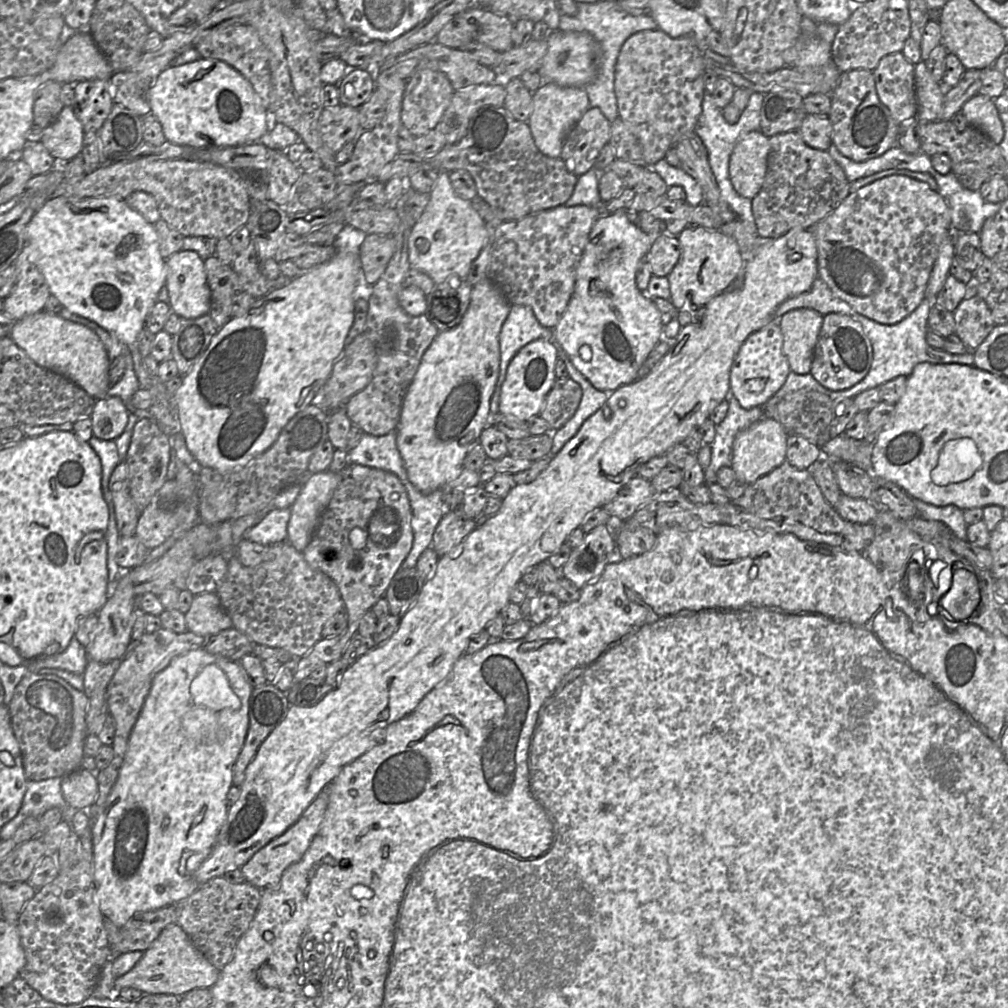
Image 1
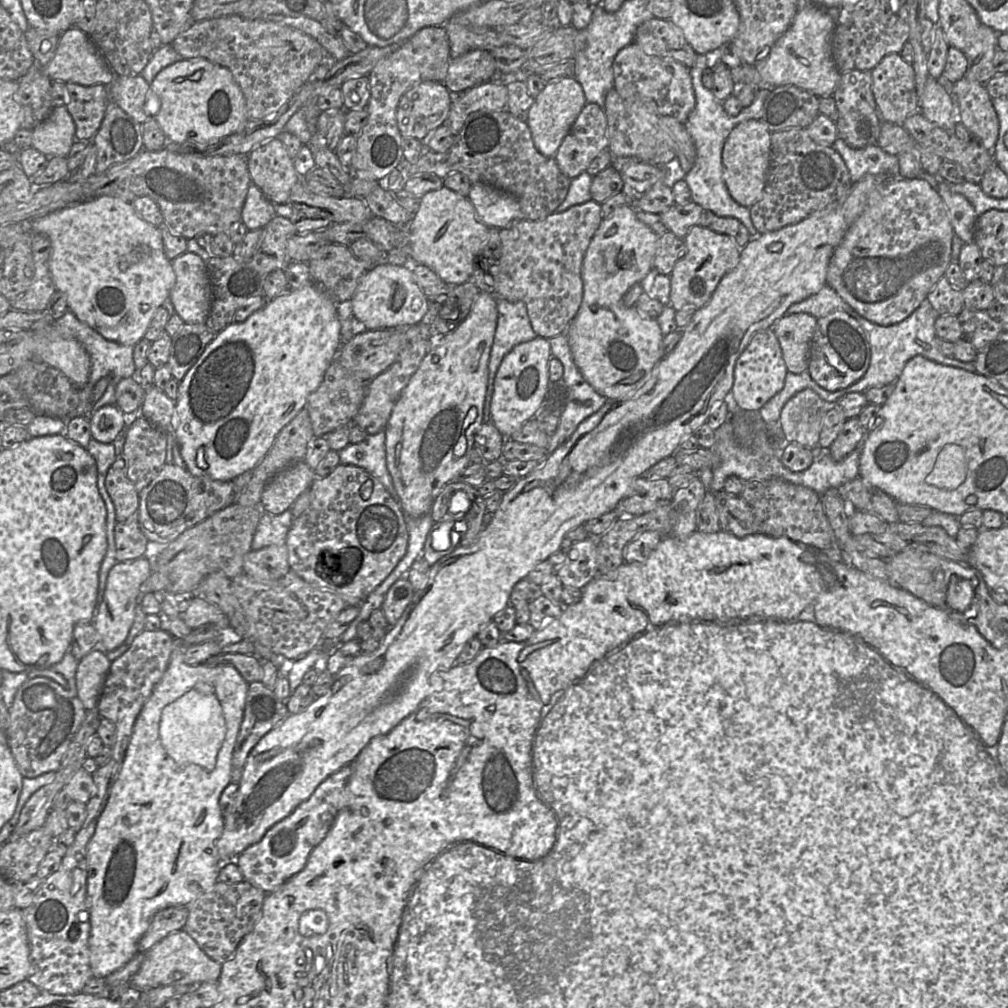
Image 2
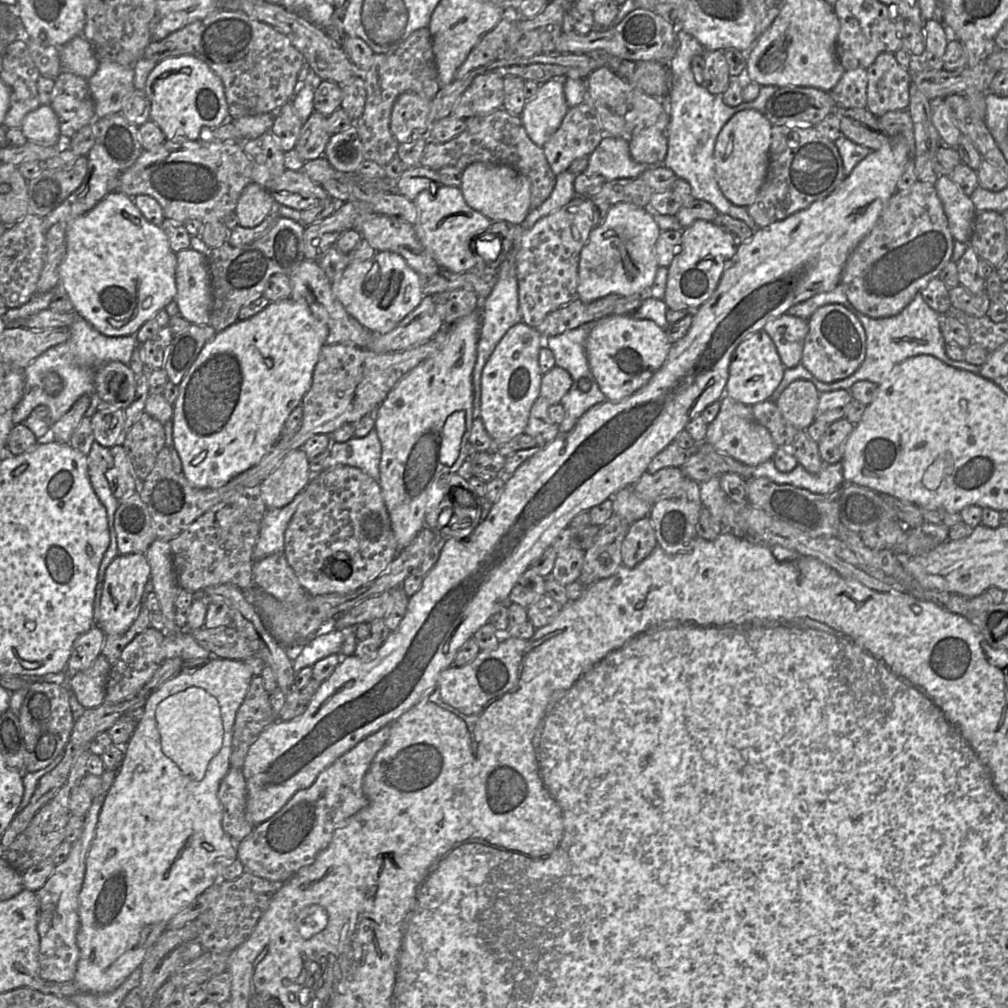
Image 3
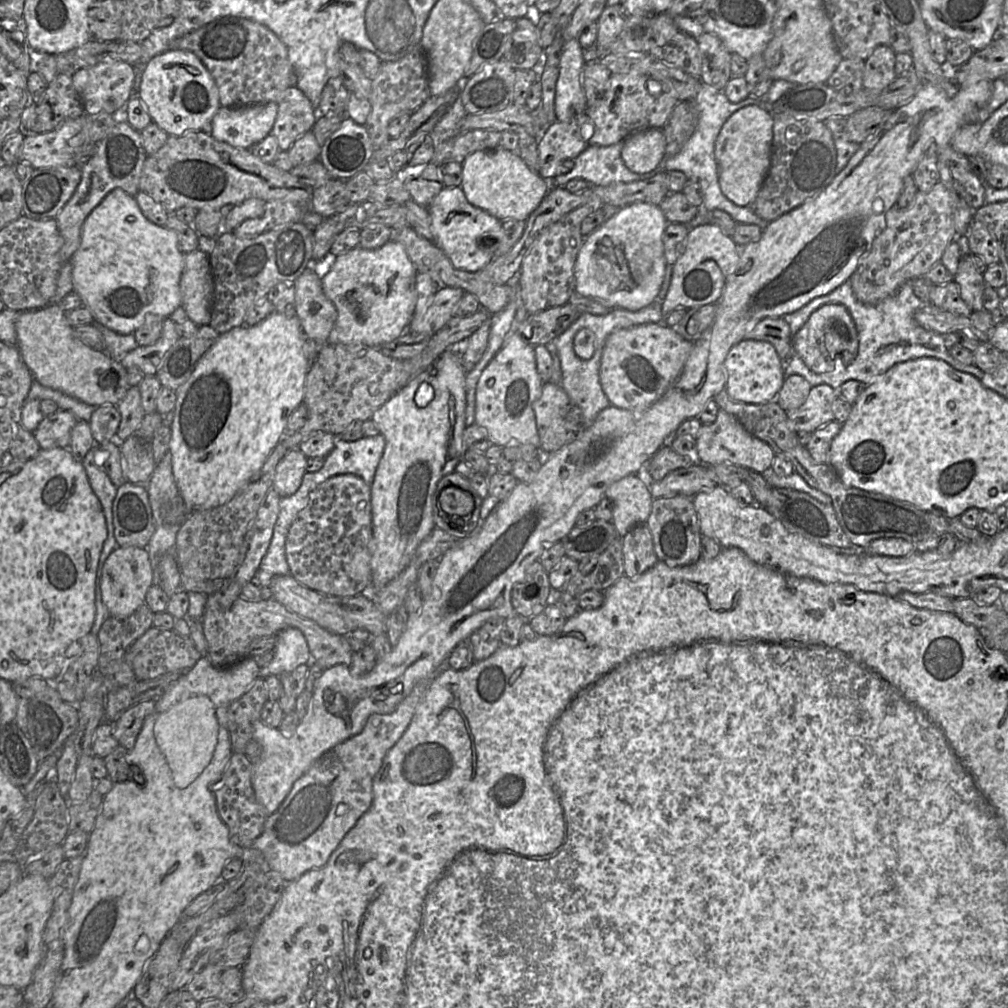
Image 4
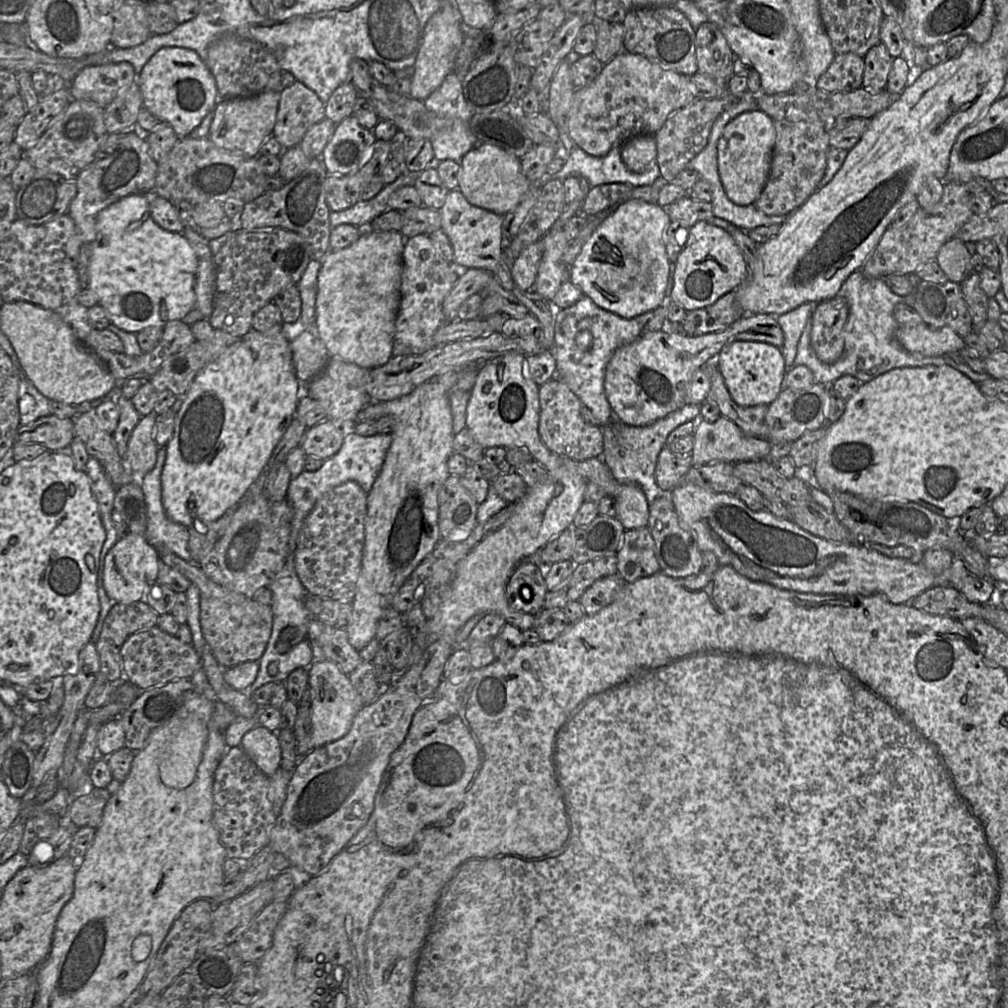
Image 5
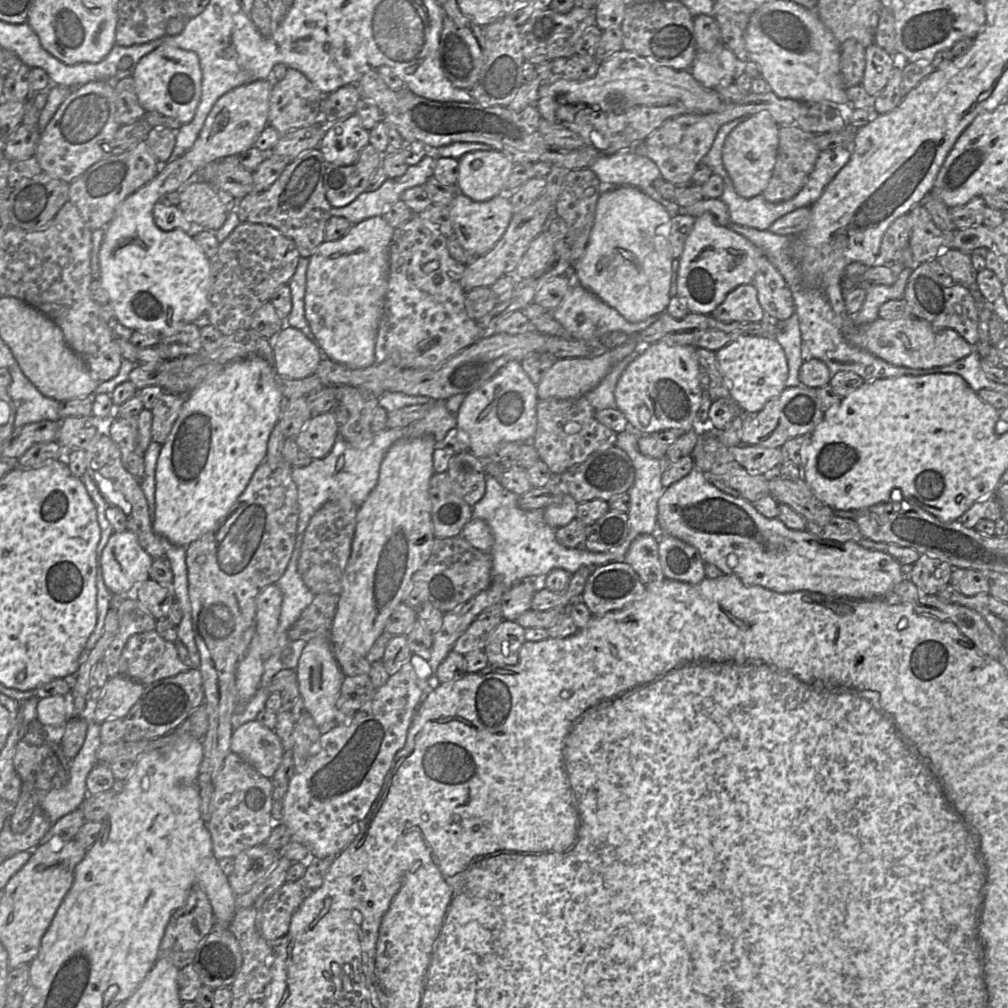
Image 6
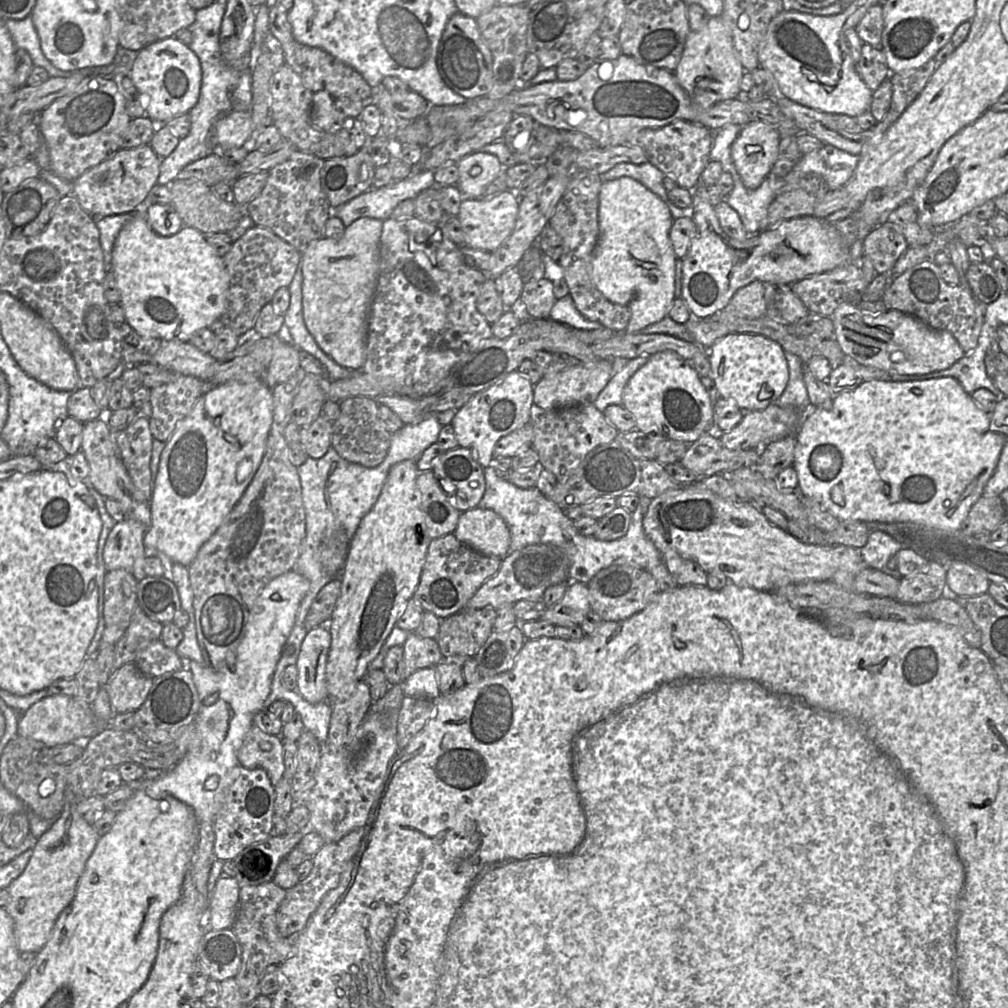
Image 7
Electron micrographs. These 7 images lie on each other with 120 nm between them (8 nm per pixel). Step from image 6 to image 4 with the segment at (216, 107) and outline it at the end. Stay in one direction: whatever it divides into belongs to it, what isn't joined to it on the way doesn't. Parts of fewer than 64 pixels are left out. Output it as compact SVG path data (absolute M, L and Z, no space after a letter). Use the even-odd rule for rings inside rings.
M276 102L245 106L220 106L211 119L211 135L233 147L249 149L271 133ZM116 188L104 197L84 221L80 246L69 260L72 265L73 291L80 296L95 322L119 334L128 335L144 324L147 315L167 318L182 306L180 279L184 255L179 249L175 230L151 222L143 215L134 196Z

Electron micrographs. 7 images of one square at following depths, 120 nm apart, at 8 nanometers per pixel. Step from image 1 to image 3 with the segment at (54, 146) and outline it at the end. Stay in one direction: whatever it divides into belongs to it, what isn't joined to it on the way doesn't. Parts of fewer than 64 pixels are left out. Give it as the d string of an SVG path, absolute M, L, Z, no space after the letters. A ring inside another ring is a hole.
M48 105L29 112L20 129L28 141L41 146L56 145L61 136L58 116Z

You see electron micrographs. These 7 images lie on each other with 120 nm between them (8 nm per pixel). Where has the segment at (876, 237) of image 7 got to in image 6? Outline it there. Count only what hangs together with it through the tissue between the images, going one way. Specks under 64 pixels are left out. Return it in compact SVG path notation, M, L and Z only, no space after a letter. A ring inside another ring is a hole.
M904 214L894 220L883 235L875 266L889 265L895 255L909 246L909 216Z

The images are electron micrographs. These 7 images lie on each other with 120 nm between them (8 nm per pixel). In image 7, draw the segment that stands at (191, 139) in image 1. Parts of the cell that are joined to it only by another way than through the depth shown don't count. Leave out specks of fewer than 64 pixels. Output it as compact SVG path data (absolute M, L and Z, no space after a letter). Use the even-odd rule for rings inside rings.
M174 37L165 38L139 50L129 77L143 98L144 116L149 117L154 122L154 131L158 125L164 124L174 117L189 113L199 98L202 80L199 59L187 45Z

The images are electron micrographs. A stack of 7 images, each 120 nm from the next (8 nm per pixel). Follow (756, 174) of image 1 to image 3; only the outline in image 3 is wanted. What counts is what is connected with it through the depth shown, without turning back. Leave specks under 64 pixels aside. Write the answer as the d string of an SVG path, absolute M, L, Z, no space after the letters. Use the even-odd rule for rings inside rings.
M749 109L736 113L717 137L714 149L716 179L724 196L734 205L746 208L752 205L766 179L772 128L764 113Z

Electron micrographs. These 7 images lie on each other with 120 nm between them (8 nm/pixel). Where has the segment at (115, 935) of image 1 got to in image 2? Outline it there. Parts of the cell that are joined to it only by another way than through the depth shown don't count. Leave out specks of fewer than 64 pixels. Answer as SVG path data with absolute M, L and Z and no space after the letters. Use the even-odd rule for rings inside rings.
M170 906L158 911L138 943L139 952L146 953L167 935L182 930L187 919L188 908L185 906Z

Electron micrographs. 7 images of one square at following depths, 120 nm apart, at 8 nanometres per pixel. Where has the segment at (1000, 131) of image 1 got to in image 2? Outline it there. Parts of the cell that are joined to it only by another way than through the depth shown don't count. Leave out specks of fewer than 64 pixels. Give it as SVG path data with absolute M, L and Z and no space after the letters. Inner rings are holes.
M965 76L954 83L951 95L958 106L960 122L981 145L992 152L999 135L999 119L986 87L977 81L969 81Z

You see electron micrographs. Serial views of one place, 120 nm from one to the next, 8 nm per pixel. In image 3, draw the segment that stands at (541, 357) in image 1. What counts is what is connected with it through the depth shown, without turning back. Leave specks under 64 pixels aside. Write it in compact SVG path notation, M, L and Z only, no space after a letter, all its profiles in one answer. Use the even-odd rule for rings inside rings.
M522 321L508 330L482 370L480 419L495 446L523 434L528 425L530 410L540 396L539 351L544 345L541 334Z

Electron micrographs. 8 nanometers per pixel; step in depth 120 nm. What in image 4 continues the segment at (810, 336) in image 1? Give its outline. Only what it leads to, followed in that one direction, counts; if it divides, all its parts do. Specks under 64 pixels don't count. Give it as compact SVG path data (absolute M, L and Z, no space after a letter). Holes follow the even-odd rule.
M766 317L760 320L755 327L745 335L744 340L761 340L771 343L781 360L783 360L783 369L785 370L784 361L788 361L792 356L793 352L793 336L789 324L784 320L783 317Z

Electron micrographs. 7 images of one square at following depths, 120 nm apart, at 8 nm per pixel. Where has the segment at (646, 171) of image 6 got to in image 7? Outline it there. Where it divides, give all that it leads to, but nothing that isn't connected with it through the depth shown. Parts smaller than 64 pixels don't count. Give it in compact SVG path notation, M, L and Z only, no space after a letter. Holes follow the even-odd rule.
M650 162L643 164L619 163L600 176L602 182L621 177L630 177L639 181L667 204L674 219L683 217L686 213L690 213L690 210L683 210L677 207L669 199L668 191L663 184L665 174Z

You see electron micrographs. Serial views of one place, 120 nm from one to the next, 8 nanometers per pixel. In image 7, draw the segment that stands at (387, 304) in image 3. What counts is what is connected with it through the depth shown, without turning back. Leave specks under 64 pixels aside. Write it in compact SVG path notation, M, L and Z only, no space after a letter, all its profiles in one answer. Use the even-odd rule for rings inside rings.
M362 217L346 227L340 238L323 237L300 252L305 325L324 353L352 371L360 371L365 362L369 318L380 274L382 228L382 220Z

